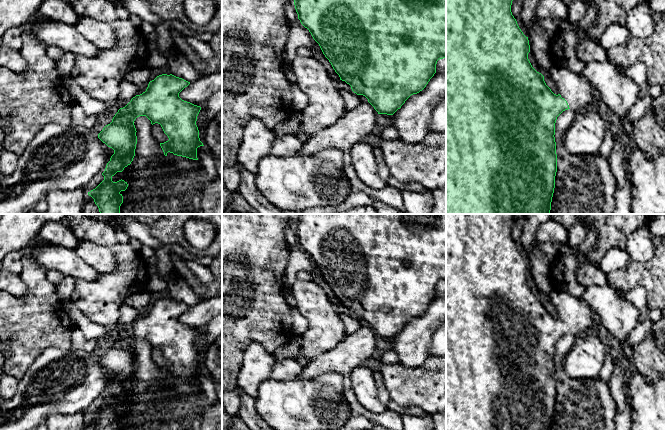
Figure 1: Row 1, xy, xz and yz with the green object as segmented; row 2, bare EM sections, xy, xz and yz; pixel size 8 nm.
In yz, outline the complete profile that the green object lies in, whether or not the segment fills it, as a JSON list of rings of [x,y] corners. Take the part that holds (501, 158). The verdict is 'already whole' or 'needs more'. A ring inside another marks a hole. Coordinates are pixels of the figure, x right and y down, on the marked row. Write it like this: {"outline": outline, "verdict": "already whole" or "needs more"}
{"outline": [[[446,0],[446,214],[550,214],[557,172],[556,142],[554,137],[557,117],[568,109],[574,112],[590,109],[594,102],[594,86],[581,74],[576,74],[563,67],[551,66],[549,70],[549,76],[555,82],[559,94],[554,94],[546,85],[544,76],[532,67],[528,59],[528,53],[530,52],[529,40],[528,37],[523,34],[516,19],[512,15],[512,1],[513,0]]], "verdict": "needs more"}

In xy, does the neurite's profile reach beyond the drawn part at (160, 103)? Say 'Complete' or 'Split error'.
Split error

